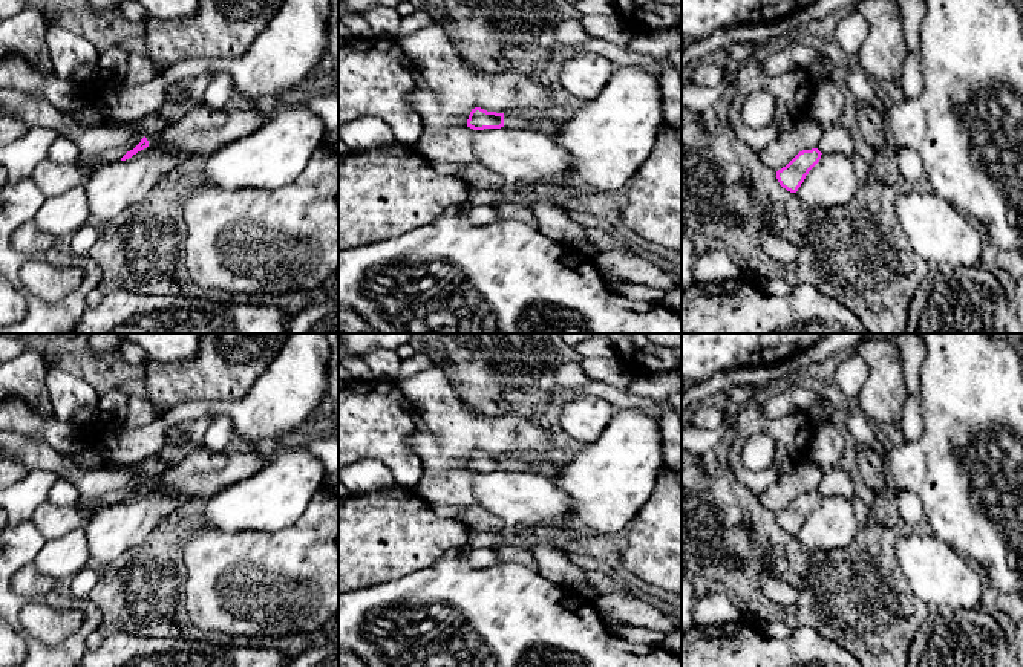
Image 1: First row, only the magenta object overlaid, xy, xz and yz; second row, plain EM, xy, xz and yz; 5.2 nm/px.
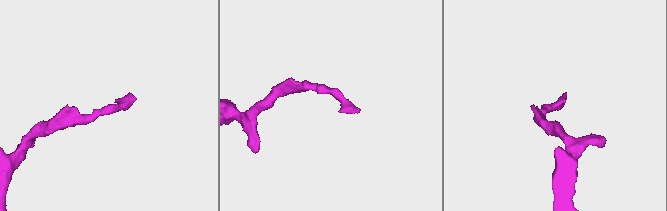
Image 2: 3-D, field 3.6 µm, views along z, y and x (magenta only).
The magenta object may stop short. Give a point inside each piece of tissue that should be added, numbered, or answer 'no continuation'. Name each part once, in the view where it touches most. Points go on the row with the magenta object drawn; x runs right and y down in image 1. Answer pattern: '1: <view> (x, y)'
1: xz (513, 121)

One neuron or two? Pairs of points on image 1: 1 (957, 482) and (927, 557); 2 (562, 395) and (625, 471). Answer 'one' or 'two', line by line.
1: two
2: two

